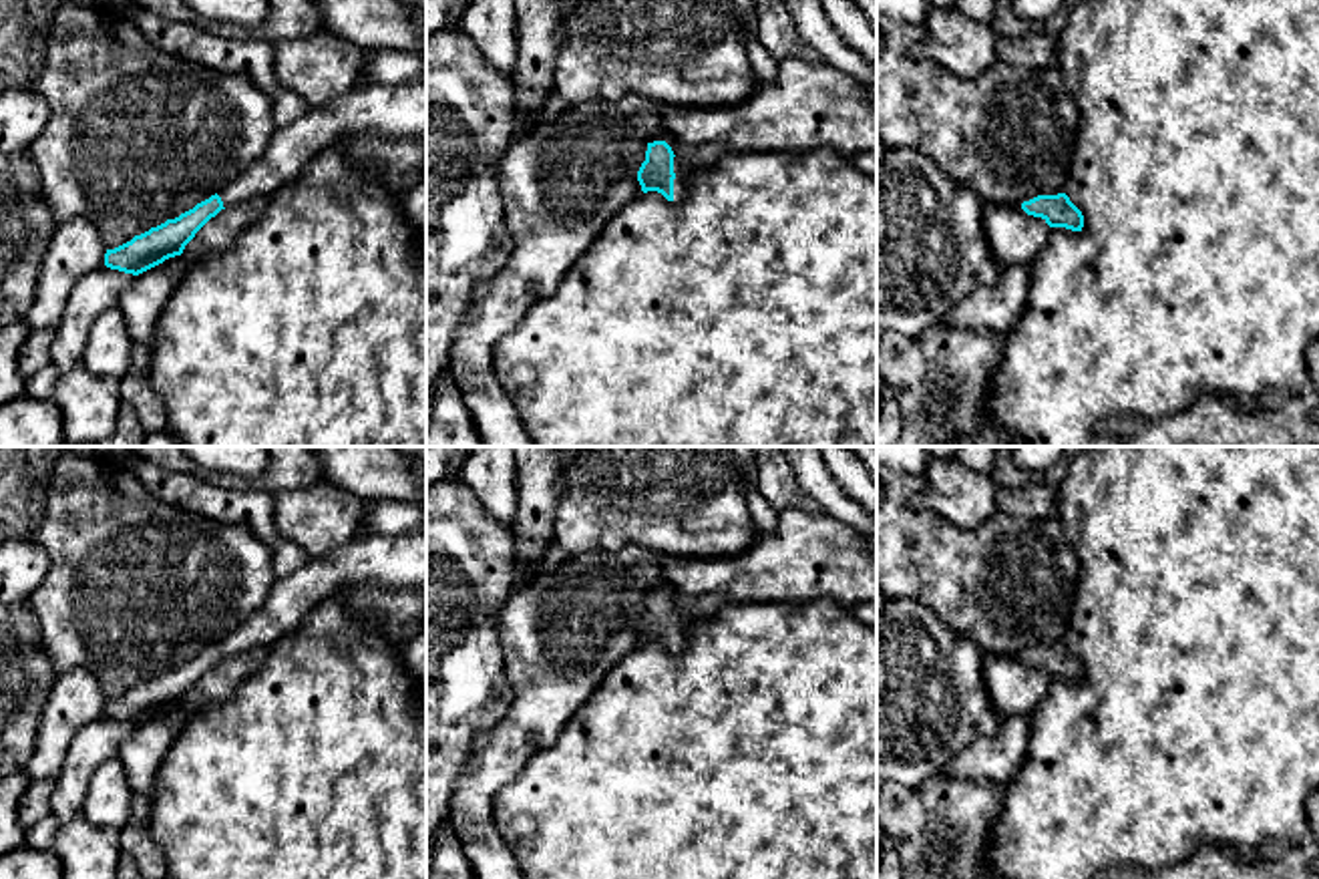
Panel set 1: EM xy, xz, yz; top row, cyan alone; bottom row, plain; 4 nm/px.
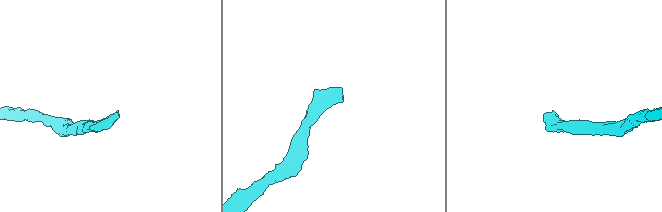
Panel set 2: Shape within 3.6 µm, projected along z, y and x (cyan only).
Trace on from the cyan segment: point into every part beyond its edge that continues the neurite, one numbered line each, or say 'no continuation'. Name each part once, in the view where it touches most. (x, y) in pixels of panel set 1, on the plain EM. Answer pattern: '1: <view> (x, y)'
1: xz (684, 622)

